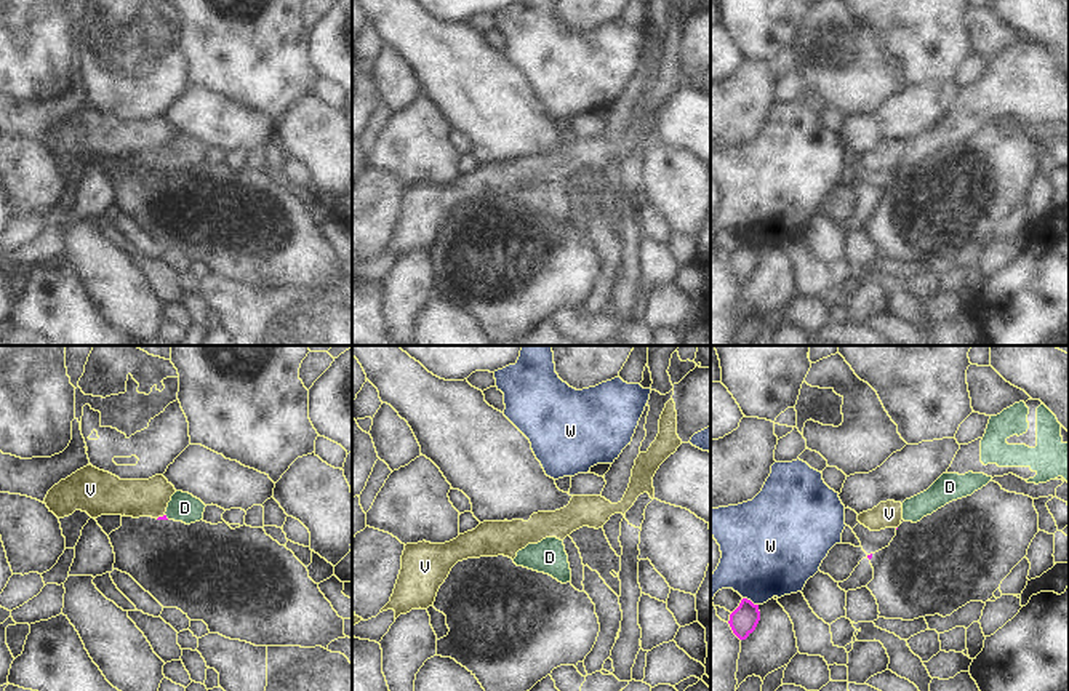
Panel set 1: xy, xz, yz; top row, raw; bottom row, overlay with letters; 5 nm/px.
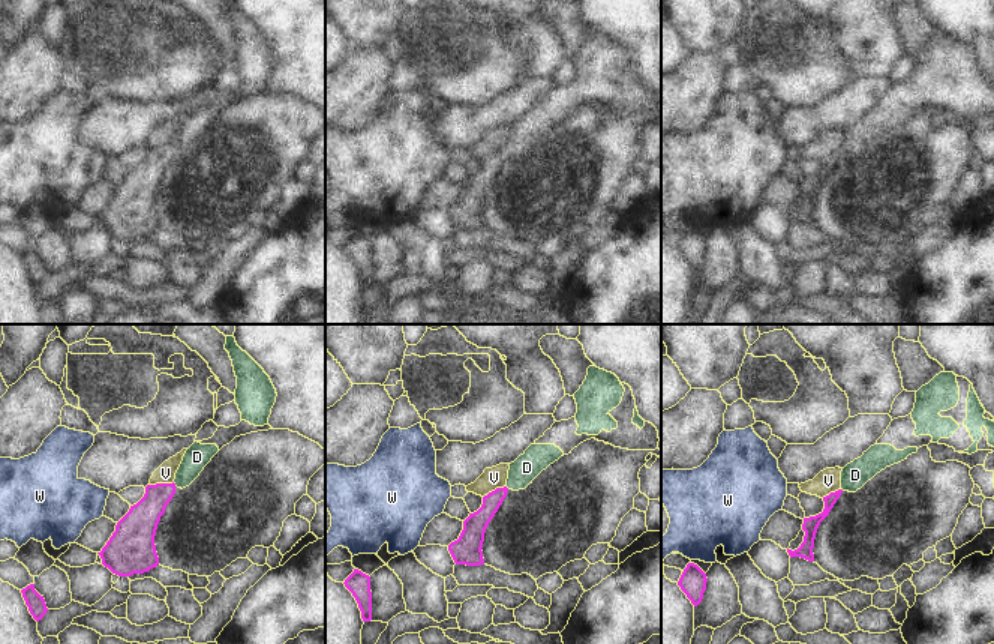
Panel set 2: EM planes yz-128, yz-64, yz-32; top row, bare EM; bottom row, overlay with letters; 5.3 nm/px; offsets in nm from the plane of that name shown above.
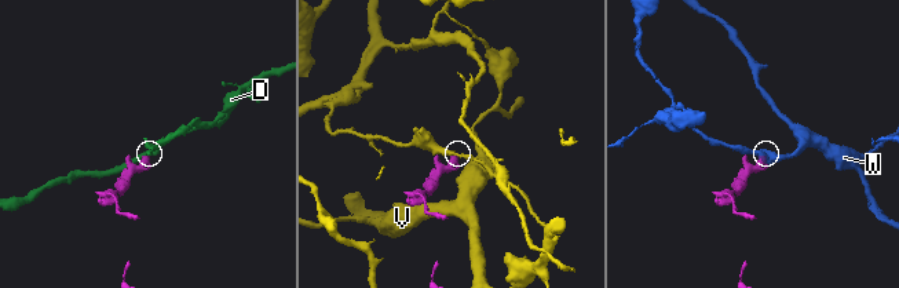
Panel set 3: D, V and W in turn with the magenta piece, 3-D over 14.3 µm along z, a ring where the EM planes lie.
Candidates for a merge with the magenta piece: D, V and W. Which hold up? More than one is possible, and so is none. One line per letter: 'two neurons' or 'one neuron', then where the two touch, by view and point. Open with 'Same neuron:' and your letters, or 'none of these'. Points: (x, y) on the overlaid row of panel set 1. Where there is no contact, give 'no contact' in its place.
Same neuron: D
D: one neuron; contact xy (165, 517)
V: two neurons; contact xy (160, 517)
W: two neurons; contact yz (749, 600)

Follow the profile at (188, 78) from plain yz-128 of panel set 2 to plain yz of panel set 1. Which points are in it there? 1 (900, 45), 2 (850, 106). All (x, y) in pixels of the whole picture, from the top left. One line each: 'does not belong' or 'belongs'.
1: does not belong
2: belongs

